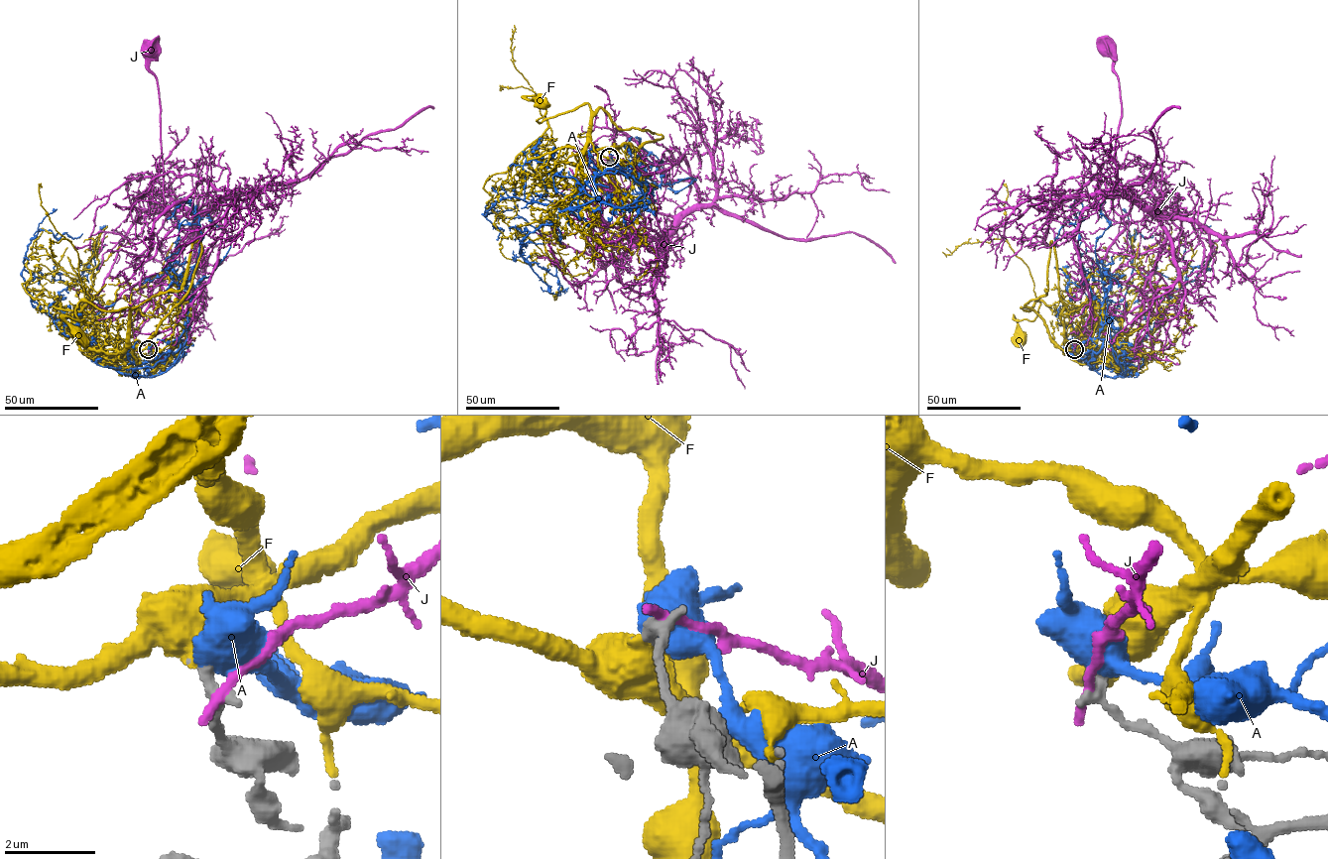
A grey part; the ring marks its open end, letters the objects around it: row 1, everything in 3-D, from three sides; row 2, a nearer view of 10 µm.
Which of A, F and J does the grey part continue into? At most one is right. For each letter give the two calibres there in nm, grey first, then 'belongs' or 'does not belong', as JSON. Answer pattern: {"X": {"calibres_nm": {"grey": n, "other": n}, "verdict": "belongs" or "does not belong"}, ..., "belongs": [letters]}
{"A": {"calibres_nm": {"grey": 320, "other": 700}, "verdict": "does not belong"}, "F": {"calibres_nm": {"grey": 240, "other": 650}, "verdict": "belongs"}, "J": {"calibres_nm": {"grey": 360, "other": 240}, "verdict": "does not belong"}, "belongs": ["F"]}

